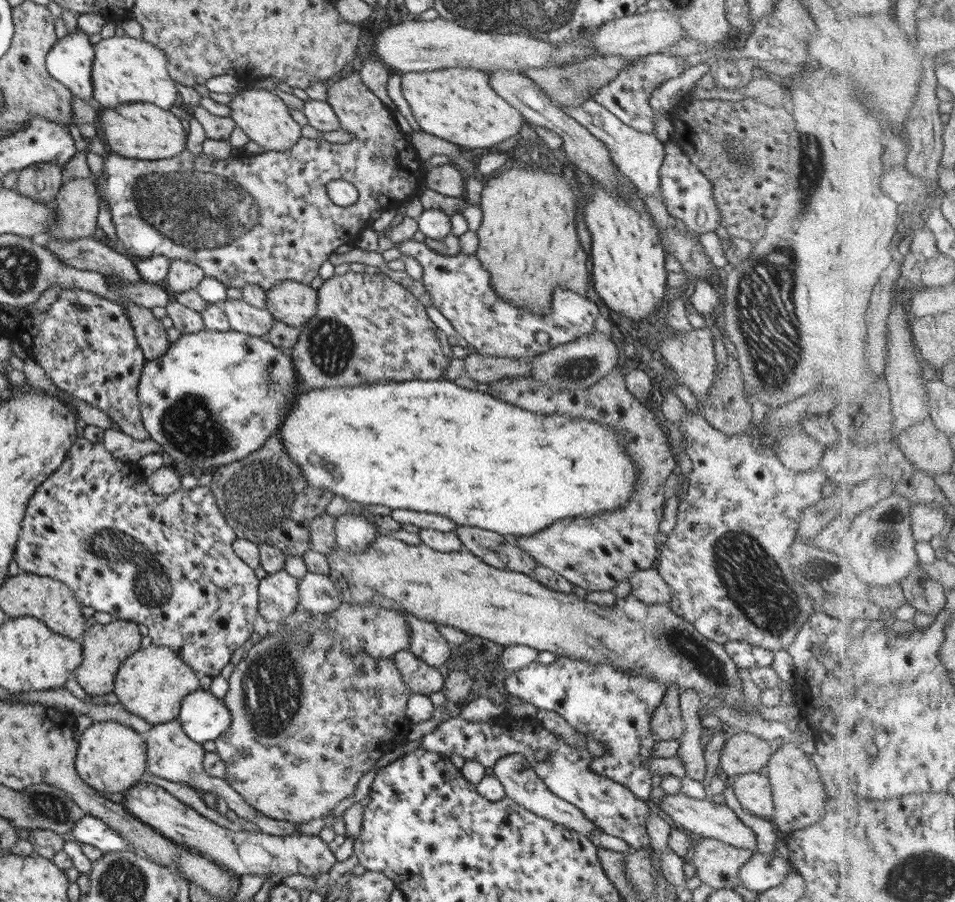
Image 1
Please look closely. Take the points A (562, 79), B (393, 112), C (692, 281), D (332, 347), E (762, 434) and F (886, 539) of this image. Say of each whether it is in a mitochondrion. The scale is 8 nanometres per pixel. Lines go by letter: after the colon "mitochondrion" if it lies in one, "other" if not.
A: other
B: other
C: other
D: mitochondrion
E: other
F: mitochondrion

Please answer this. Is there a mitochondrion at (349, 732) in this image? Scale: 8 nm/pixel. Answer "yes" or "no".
no

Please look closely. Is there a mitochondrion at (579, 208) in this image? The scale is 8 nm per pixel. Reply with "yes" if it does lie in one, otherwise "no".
no

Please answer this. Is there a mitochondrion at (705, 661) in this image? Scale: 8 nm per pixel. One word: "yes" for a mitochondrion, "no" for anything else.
yes

